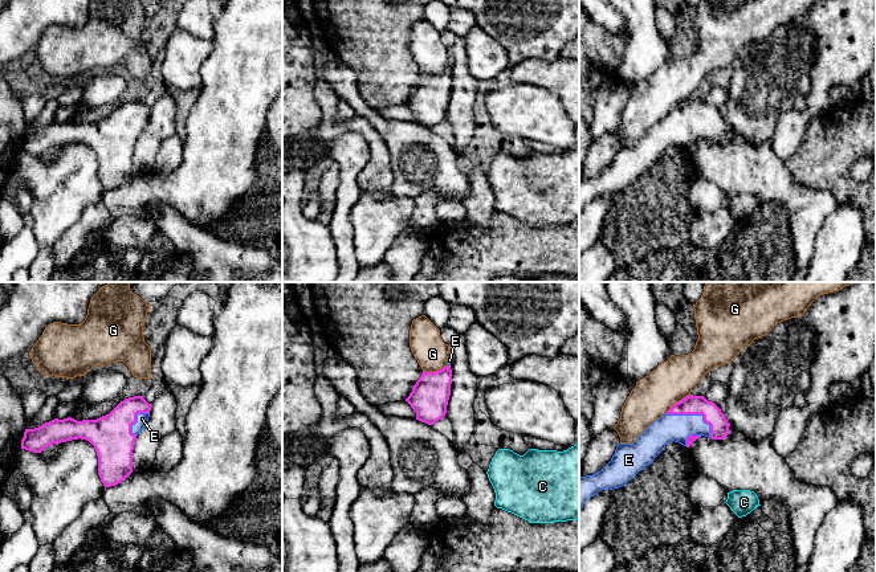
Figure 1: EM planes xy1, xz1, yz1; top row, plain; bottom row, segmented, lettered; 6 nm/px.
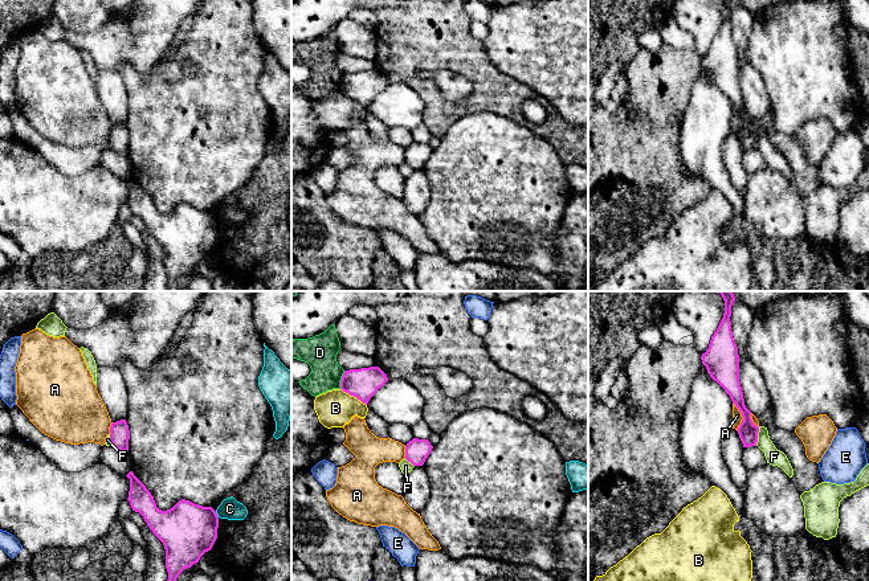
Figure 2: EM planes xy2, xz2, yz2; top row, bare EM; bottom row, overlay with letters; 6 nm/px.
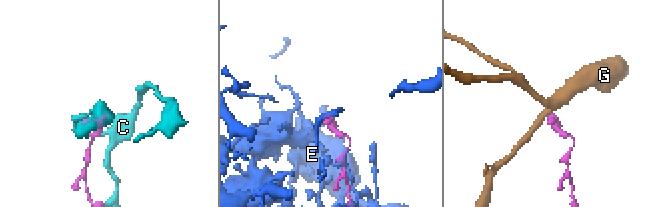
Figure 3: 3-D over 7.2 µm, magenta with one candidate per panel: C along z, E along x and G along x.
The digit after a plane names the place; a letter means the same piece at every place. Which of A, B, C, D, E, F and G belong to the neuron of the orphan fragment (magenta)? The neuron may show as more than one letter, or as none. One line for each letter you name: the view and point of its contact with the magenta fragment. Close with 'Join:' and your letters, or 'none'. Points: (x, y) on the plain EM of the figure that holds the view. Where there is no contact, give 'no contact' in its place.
E: contact yz1 (696, 117)
Join: E

